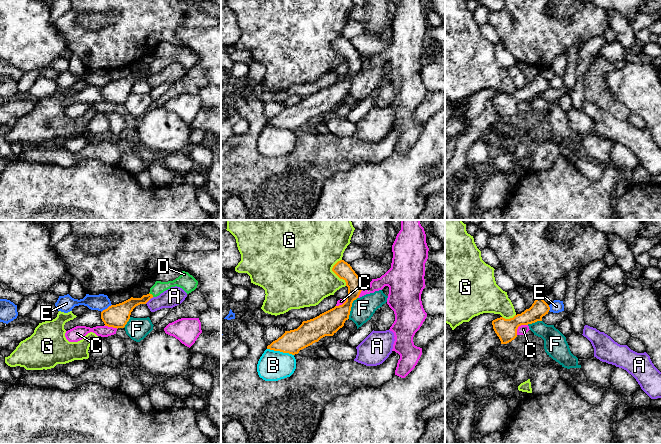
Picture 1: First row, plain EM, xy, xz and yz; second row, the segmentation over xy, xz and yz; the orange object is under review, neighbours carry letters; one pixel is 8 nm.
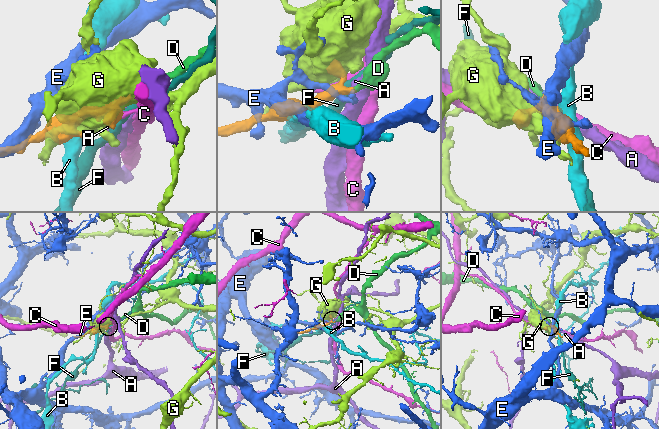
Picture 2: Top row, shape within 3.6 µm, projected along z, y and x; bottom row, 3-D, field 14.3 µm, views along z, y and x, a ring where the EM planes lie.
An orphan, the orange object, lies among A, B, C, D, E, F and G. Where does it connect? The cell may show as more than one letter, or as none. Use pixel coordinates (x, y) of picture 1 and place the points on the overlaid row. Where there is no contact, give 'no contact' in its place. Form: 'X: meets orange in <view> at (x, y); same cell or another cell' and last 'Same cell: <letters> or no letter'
A: meets orange in xy at (149, 299); another cell
B: meets orange in xz at (280, 351); another cell
C: meets orange in yz at (519, 325); another cell
D: meets orange in xy at (151, 294); same cell
E: meets orange in xy at (107, 308); another cell
F: meets orange in xz at (350, 308); another cell
G: meets orange in xz at (335, 273); another cell
Same cell: D

